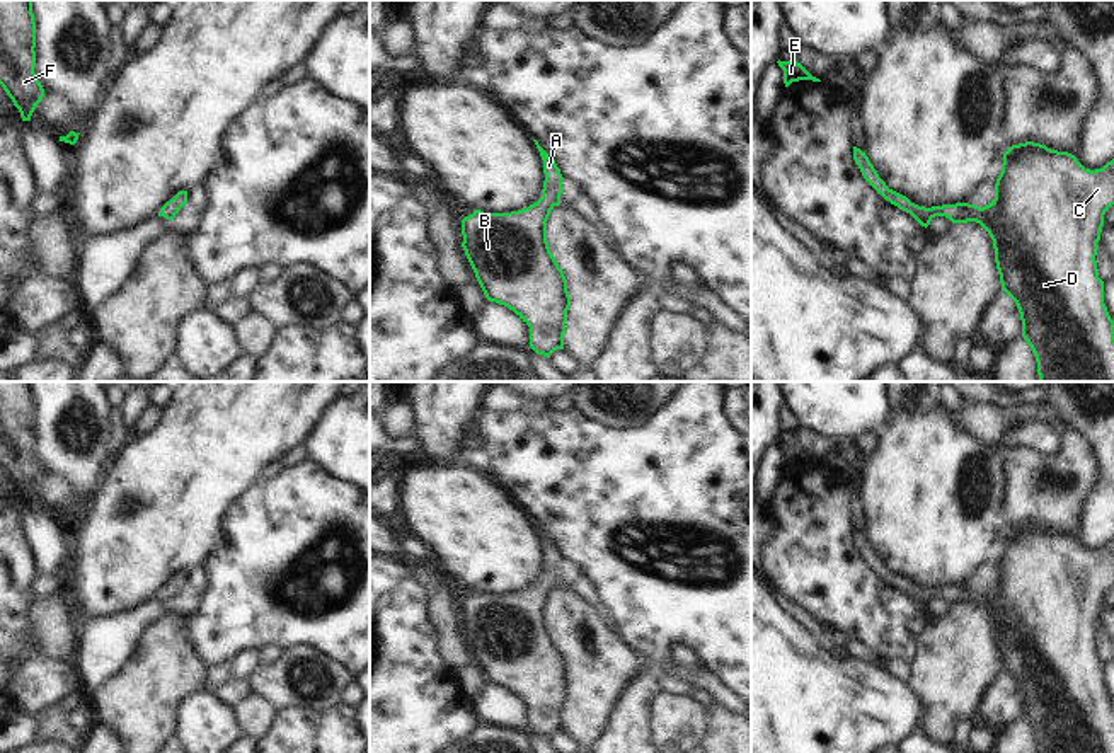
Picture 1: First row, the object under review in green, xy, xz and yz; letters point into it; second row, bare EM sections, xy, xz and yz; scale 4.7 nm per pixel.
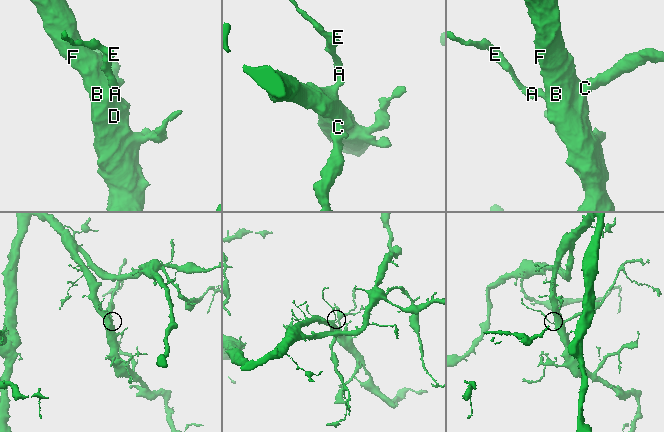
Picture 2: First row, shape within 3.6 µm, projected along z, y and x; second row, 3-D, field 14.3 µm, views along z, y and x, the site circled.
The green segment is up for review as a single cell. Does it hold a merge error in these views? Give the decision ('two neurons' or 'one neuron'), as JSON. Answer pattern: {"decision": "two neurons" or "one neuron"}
{"decision": "one neuron"}

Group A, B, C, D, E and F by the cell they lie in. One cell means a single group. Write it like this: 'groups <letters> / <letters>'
groups A B C D E F

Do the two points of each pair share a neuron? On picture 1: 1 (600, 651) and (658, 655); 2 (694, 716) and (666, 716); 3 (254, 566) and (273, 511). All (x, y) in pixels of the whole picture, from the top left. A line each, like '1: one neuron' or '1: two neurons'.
1: two neurons
2: one neuron
3: one neuron

